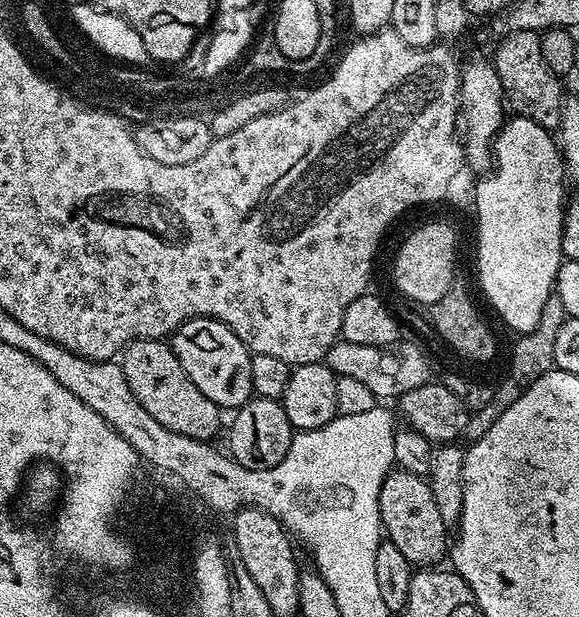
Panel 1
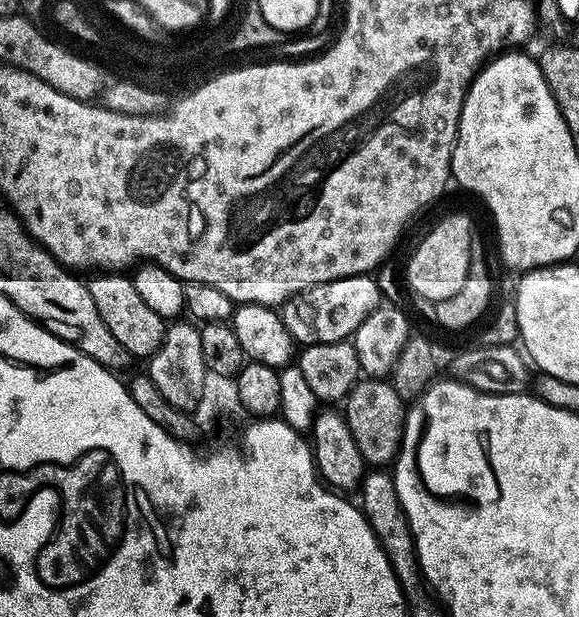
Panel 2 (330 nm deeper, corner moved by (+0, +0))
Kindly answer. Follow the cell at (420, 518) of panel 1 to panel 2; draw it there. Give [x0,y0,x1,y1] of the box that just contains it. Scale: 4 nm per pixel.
[343,378,406,465]

